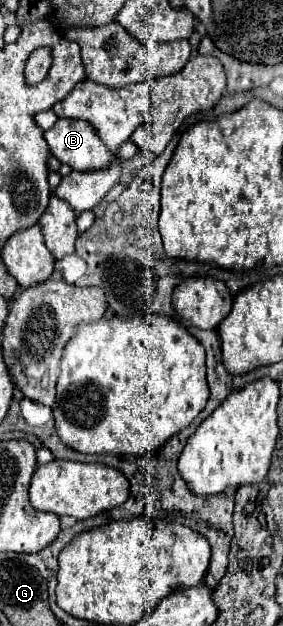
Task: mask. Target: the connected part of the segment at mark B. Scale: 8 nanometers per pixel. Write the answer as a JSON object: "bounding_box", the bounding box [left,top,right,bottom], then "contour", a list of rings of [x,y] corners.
{"bounding_box":[45,120,113,172],"contour":[[[57,120],[55,126],[45,132],[45,142],[61,164],[69,164],[79,172],[101,170],[113,162],[113,152],[105,148],[93,126],[85,120]]]}

